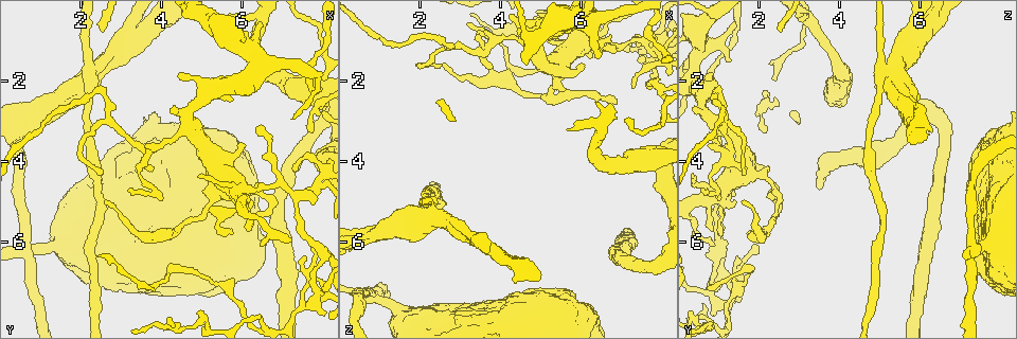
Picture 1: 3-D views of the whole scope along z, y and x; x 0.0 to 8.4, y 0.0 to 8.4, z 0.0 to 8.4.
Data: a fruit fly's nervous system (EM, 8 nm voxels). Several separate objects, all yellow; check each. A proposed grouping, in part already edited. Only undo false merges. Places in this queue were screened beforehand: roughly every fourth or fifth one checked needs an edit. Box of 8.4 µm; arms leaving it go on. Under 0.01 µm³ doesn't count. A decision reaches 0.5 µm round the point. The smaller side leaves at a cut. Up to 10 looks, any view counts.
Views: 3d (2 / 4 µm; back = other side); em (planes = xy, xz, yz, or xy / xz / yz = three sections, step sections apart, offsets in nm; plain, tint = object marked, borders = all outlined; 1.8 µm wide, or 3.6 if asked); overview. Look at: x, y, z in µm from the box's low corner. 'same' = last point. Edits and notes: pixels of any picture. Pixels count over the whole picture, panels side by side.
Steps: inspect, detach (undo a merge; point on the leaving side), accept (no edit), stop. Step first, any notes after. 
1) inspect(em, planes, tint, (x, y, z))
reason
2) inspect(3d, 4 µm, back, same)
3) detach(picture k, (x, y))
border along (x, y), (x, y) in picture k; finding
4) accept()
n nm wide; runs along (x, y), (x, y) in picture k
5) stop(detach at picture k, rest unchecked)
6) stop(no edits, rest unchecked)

inspect(em, planes, plain, (3.65, 3.80, 1.20))
three arms meet

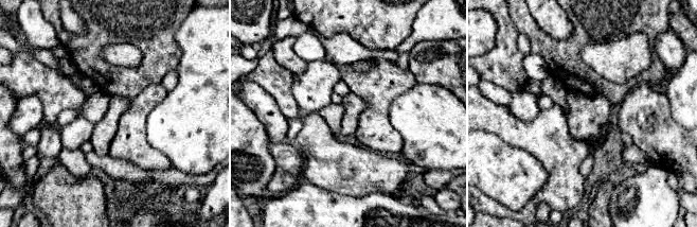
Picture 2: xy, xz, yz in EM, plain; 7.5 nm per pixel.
inspect(em, planes, tint, same)

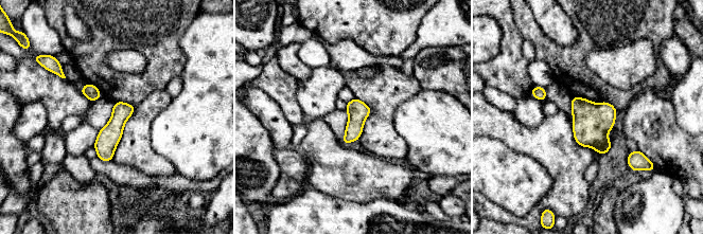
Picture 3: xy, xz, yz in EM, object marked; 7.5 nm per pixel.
accept()
160 nm wide; runs along (130, 107), (105, 144), (105, 159) in picture 3; all the same neuron

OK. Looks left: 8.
inspect(em, yz, step 8, tint, (6.05, 4.65, 1.05))
thin arm on a thick one

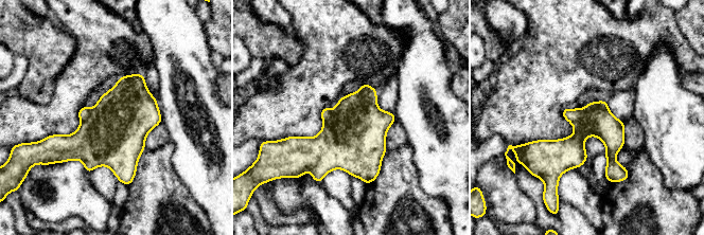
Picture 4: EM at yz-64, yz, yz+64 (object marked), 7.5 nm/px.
inspect(em, xz, step 8, tint, same)
cut it another way

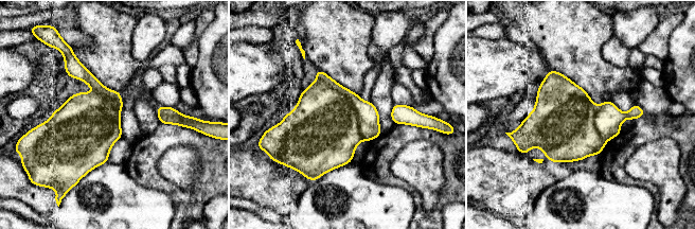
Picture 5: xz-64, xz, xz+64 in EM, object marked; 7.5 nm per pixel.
detach(picture 5, (369, 120))
two neurons meet here

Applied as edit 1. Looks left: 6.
inspect(overview)

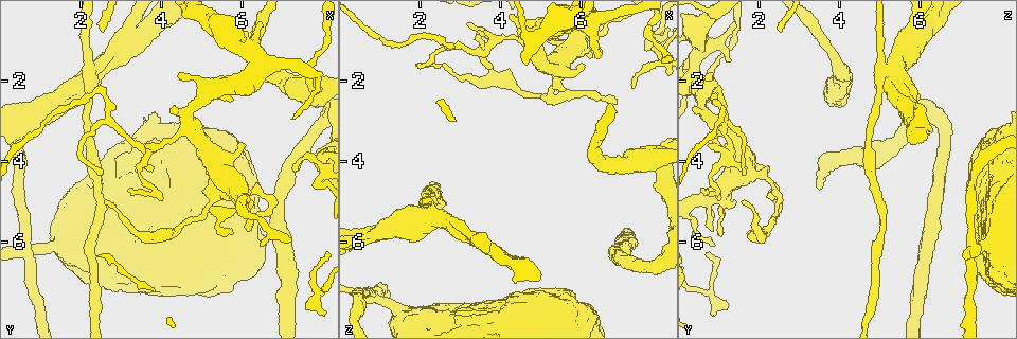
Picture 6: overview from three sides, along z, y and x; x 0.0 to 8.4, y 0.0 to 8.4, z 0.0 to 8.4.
inspect(em, 3.6 µm, planes, tint, (3.45, 3.70, 7.80))
closes a loop

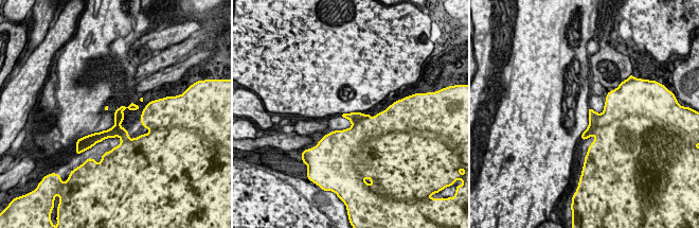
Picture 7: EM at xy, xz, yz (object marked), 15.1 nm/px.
accept()
runs along (133, 106), (119, 112), (109, 134), (94, 136) in picture 7; continuous, no second neuron

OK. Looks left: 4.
inspect(em, planes, plain, (0.75, 6.15, 7.35))
abrupt turn

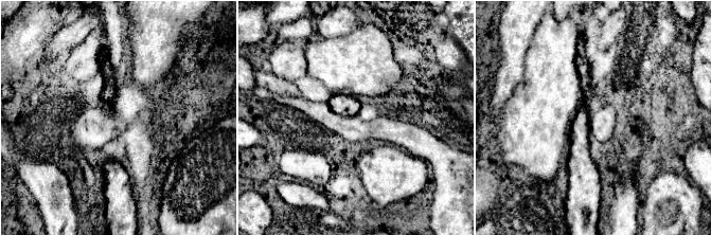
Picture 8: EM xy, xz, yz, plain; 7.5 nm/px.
inspect(em, planes, tint, same)

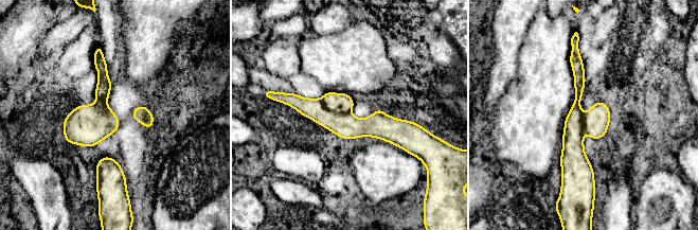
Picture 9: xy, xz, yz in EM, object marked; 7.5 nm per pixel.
detach(picture 9, (340, 103))
the part that leaves runs along (575, 53), (574, 162), (591, 179) in picture 9; two neurons meet here

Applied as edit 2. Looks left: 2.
stop(detach at picture 5, detach at picture 9, rest unchecked)

